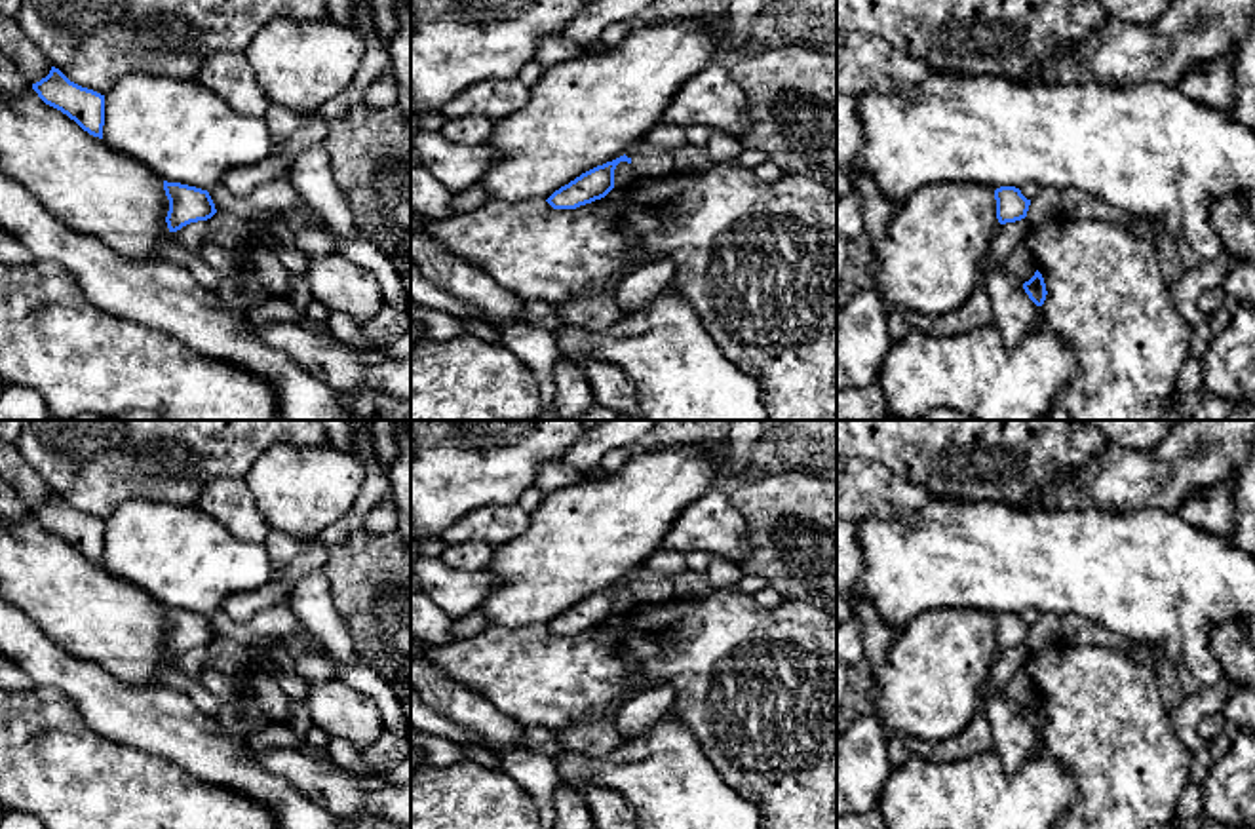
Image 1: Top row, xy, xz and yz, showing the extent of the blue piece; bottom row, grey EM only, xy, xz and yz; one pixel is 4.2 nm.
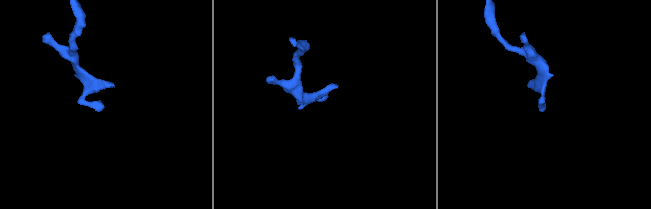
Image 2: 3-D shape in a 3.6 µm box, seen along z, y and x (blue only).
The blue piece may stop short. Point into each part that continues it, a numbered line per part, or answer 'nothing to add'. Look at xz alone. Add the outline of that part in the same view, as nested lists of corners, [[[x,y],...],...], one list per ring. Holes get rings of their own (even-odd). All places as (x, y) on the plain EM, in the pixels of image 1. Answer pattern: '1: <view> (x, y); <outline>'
nothing to add

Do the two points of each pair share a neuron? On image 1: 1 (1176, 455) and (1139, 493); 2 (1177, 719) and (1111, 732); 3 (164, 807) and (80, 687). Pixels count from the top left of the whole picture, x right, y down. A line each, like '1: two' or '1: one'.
1: one
2: two
3: two

